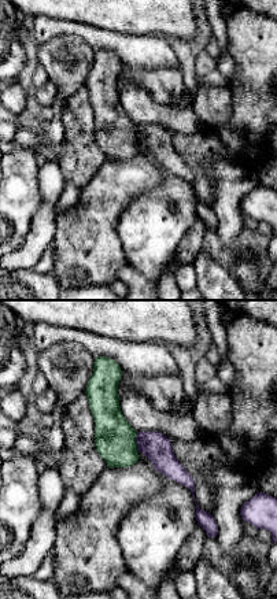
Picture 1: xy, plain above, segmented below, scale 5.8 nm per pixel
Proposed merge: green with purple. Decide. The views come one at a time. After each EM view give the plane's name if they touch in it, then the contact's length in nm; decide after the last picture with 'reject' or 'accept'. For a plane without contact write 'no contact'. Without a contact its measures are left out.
xy | 130 nm

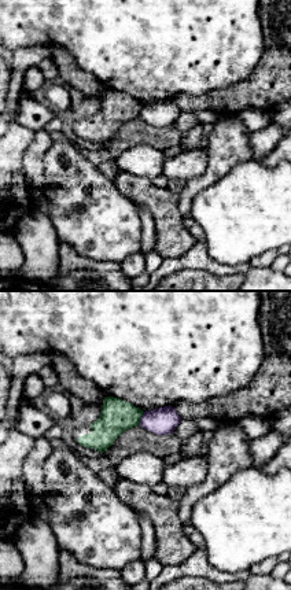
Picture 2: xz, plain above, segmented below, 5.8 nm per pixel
xz | 80 nm

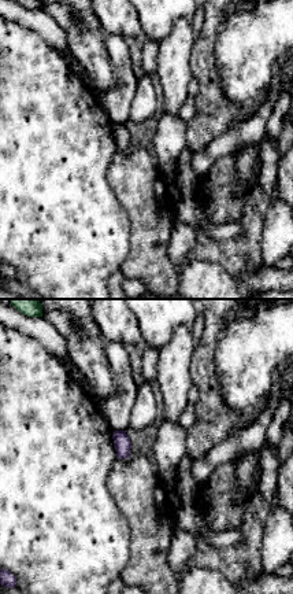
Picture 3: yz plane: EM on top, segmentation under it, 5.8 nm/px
no contact

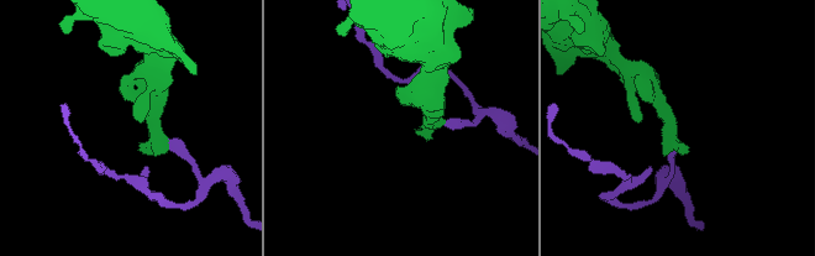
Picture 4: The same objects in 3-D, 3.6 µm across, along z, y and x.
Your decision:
reject

